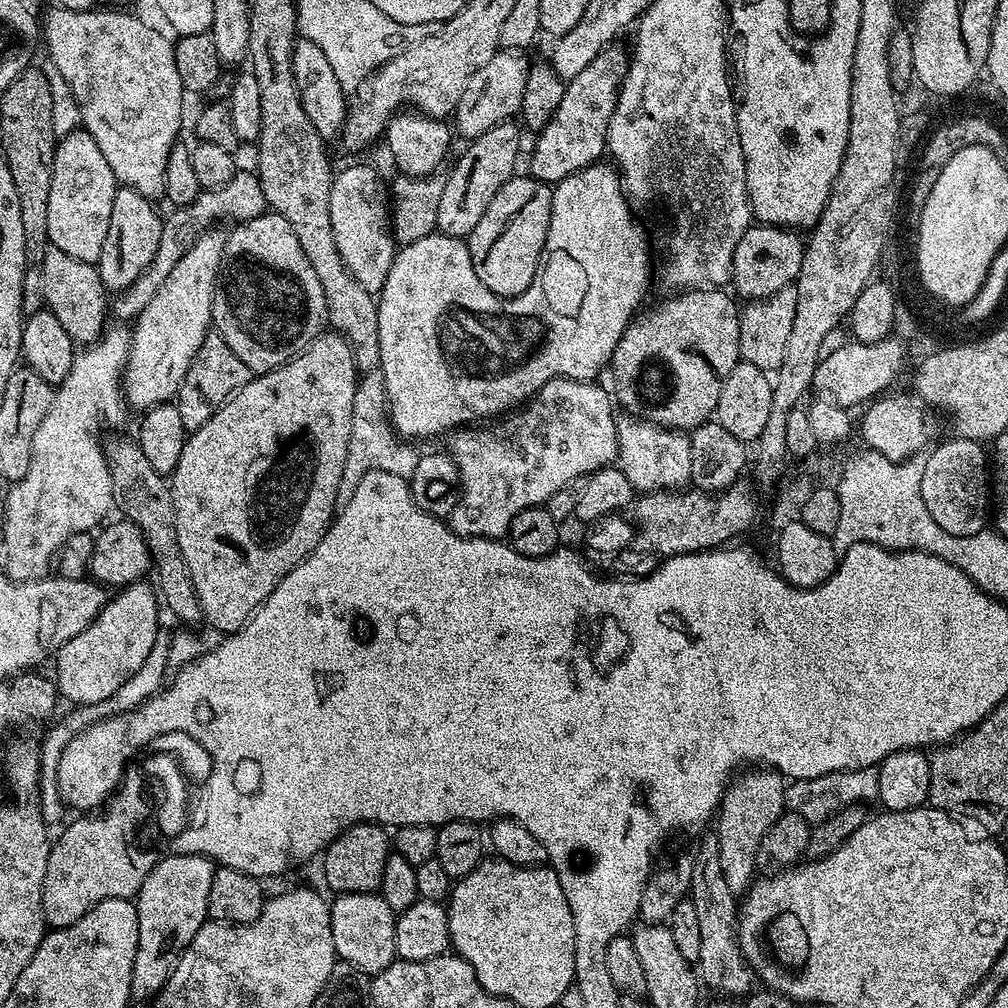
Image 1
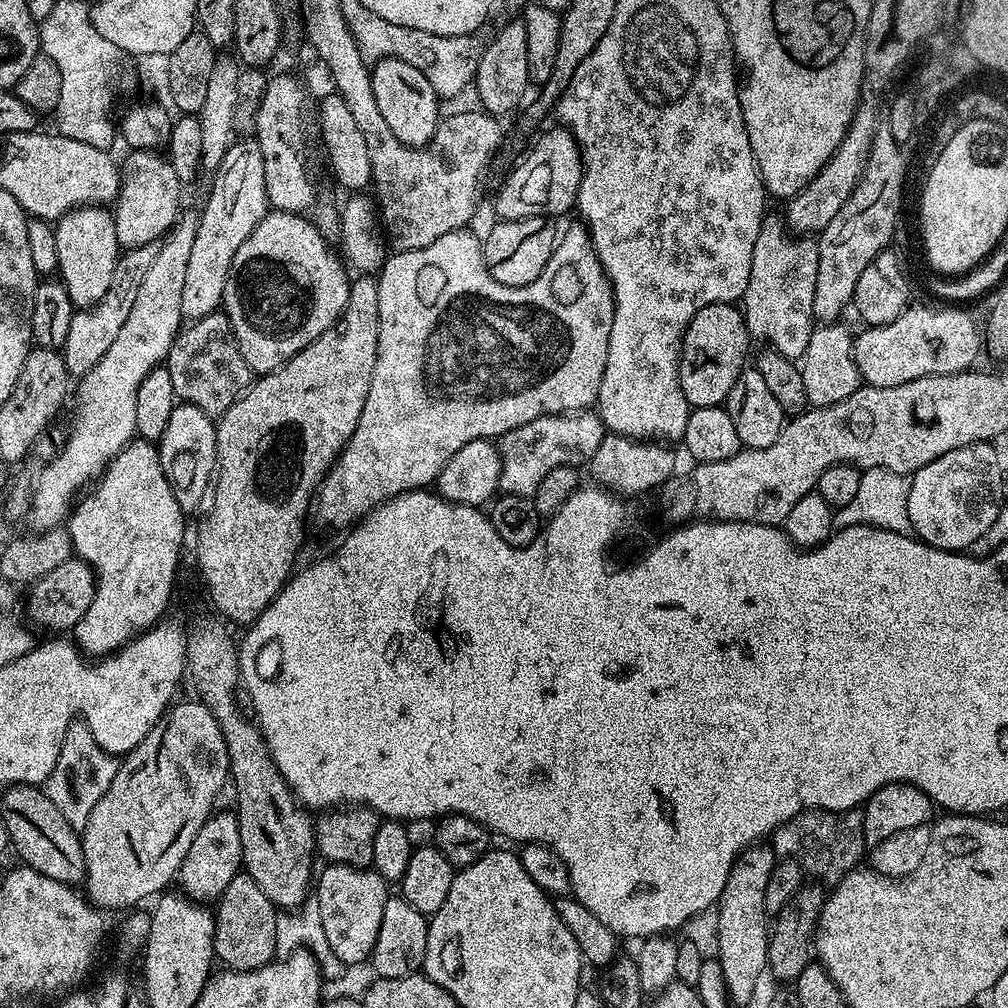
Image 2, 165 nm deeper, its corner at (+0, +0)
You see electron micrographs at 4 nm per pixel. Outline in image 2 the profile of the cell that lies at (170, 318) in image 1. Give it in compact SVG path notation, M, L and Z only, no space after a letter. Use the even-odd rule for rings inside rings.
M240 138L231 144L226 150L226 158L221 162L214 179L216 181L212 184L208 205L205 206L204 212L199 213L198 234L194 234L194 247L190 250L190 262L186 266L186 282L182 285L180 311L189 321L201 320L206 314L215 312L221 307L226 290L226 278L230 266L234 262L234 254L238 254L238 246L242 246L242 242L246 242L246 238L254 230L254 226L258 226L258 222L262 222L264 215L270 211L266 198L262 150L258 150L258 142L255 138Z

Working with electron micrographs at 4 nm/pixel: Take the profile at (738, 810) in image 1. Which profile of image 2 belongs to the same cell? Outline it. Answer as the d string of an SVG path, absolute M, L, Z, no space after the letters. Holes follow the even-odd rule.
M757 842L734 862L730 878L720 895L716 912L716 952L722 966L722 978L726 978L728 999L733 1005L748 1004L760 979L766 976L768 967L768 938L770 914L766 910L766 886L770 886L772 872L778 857L771 843Z

